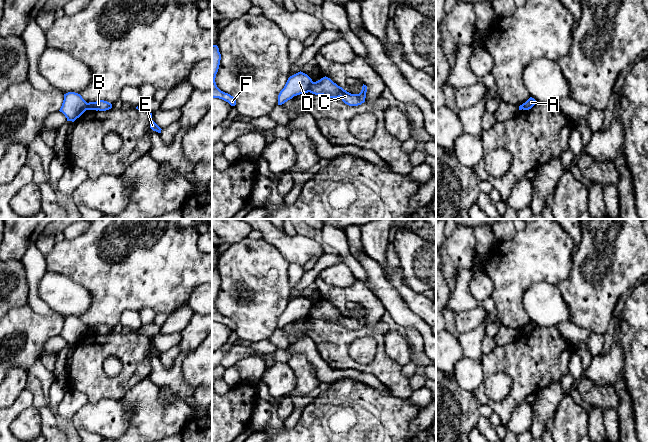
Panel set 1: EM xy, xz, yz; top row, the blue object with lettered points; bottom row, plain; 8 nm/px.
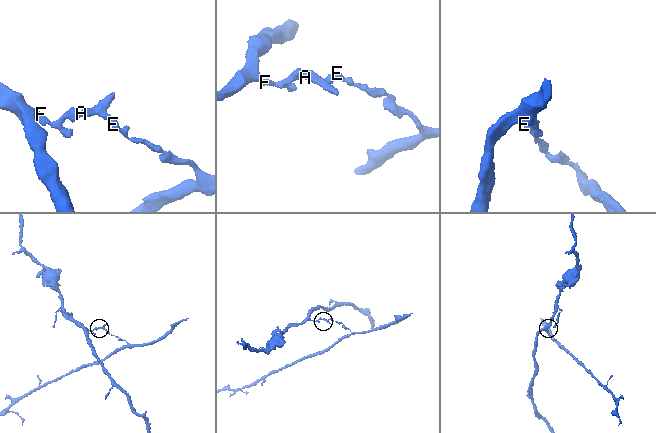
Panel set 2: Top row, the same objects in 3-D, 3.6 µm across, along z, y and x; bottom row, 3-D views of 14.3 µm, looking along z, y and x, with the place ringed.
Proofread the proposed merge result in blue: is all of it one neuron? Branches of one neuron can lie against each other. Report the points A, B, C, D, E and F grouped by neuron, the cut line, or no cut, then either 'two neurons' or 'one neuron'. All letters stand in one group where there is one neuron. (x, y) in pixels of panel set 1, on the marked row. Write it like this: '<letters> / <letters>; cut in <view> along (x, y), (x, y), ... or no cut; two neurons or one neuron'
A B C E / D F; cut in xz along (312, 81), (308, 91); two neurons

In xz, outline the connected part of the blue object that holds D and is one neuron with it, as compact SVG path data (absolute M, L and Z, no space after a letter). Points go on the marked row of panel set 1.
M303 72L290 76L278 95L278 105L282 105L294 96L309 92L312 79Z

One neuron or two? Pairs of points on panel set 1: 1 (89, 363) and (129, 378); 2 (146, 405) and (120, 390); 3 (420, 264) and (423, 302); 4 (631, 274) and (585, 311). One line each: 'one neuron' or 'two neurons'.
1: one neuron
2: two neurons
3: two neurons
4: one neuron

